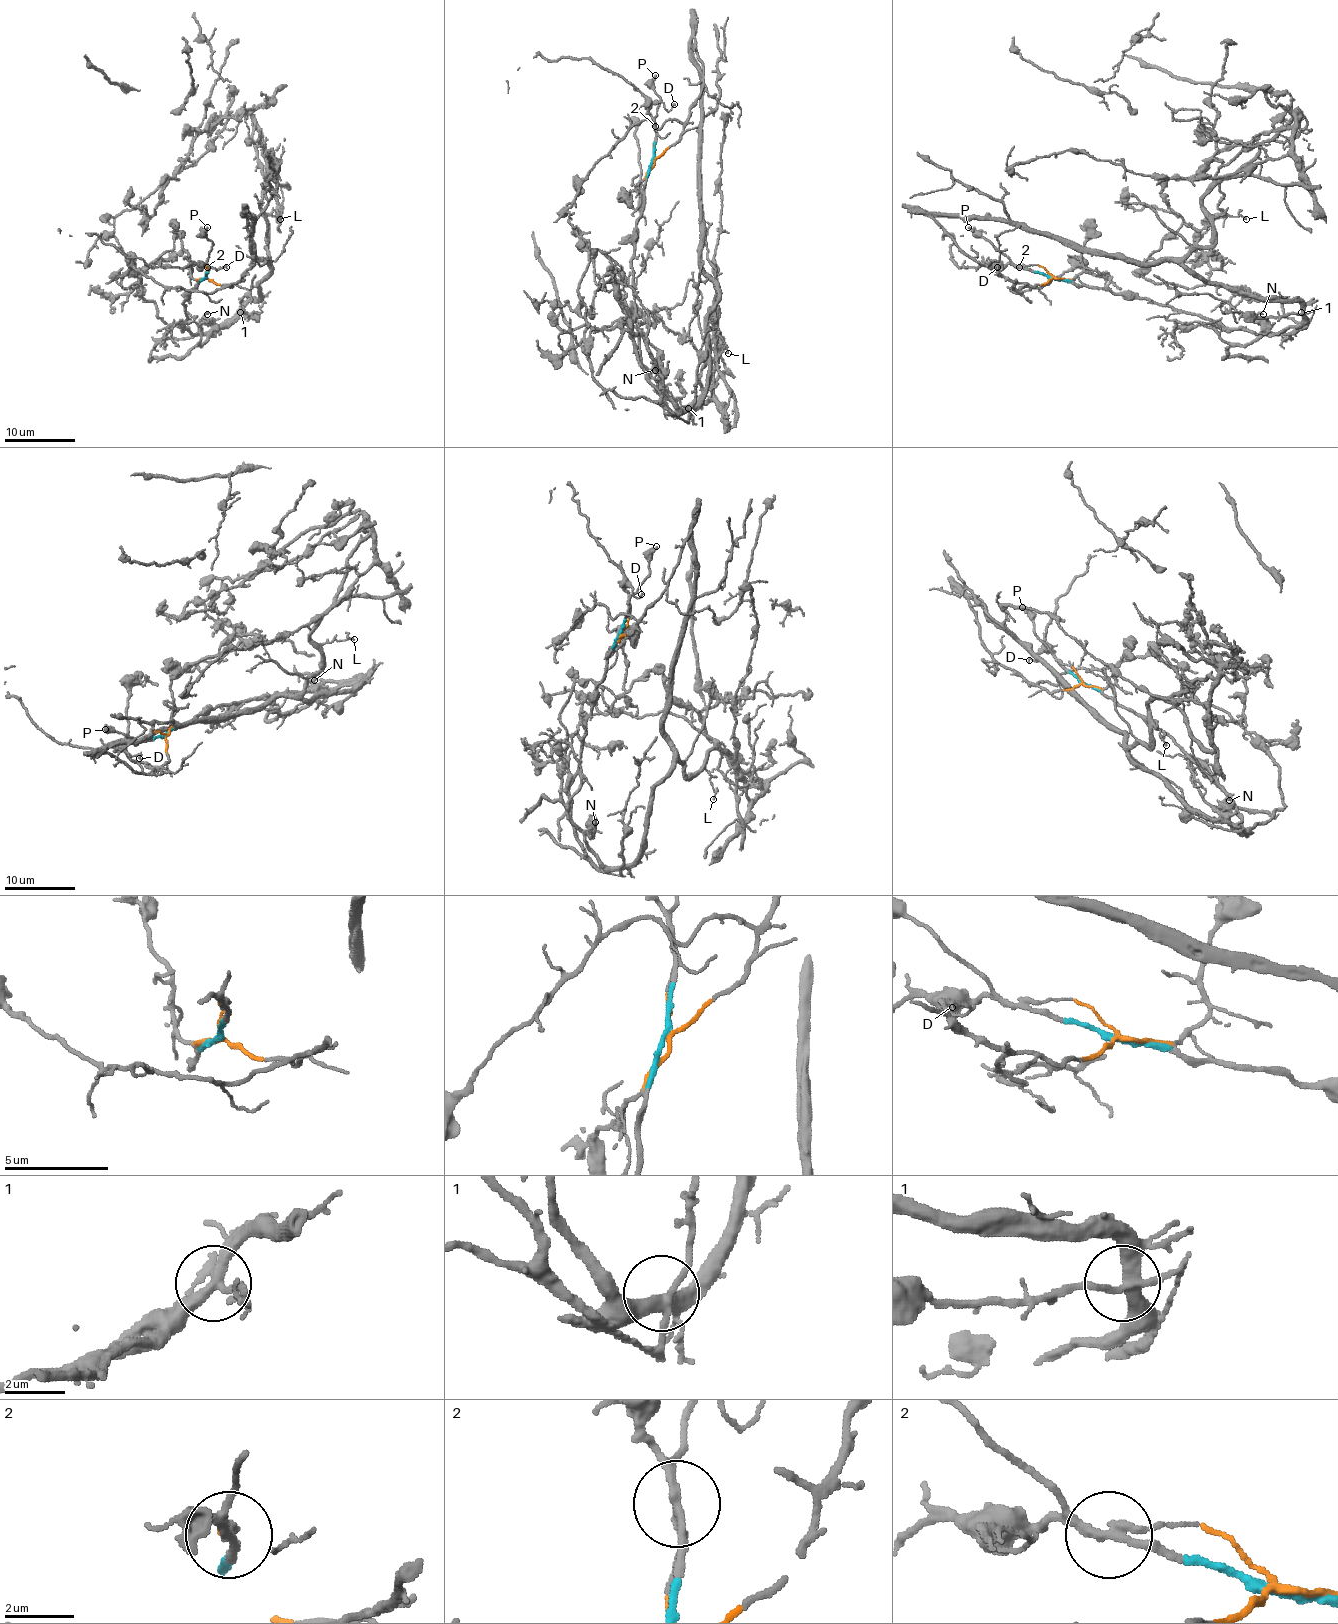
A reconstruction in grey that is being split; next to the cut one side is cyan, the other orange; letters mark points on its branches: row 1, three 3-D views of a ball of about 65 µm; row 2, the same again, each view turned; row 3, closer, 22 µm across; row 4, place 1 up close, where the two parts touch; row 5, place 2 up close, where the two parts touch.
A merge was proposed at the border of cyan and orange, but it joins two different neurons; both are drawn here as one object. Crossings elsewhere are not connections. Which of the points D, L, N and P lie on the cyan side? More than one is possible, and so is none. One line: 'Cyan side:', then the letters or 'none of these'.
Cyan side: D, P

